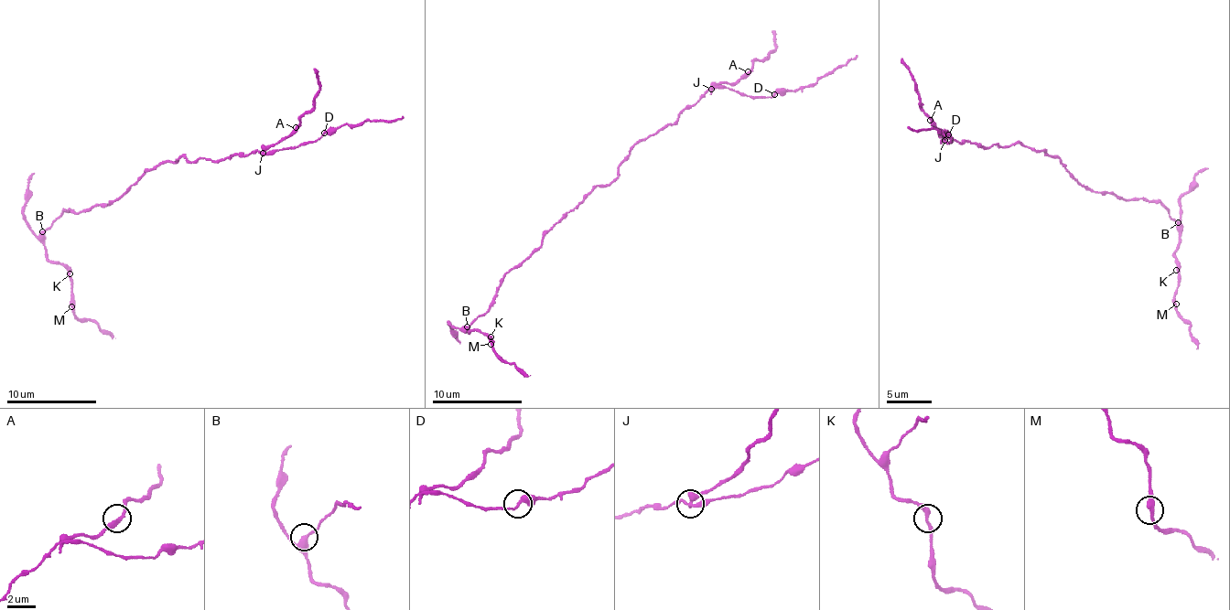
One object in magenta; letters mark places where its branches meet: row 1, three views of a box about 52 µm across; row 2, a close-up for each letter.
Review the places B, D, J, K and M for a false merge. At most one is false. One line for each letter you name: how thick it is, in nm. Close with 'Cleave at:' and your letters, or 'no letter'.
J: 280 nm thick
Cleave at: J

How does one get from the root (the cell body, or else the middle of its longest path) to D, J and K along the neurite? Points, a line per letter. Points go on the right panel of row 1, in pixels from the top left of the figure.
D: (1058, 159), (1017, 143), (987, 148), (949, 139), (943, 144), (950, 140), (949, 143), (948, 134)
J: (1058, 159), (1046, 151), (1038, 152), (1017, 143), (987, 148), (968, 142), (958, 144), (949, 139), (944, 141)
K: (1058, 159), (1090, 189), (1166, 208), (1181, 234), (1176, 270)

